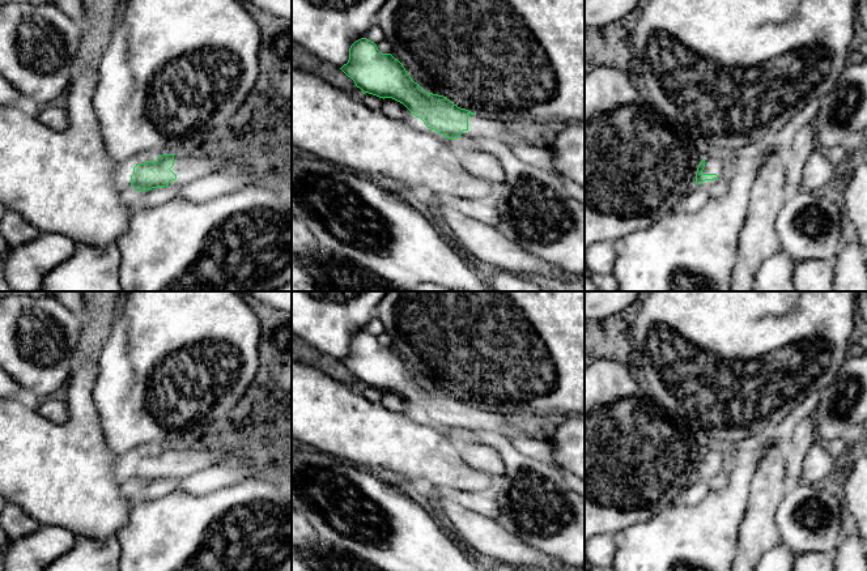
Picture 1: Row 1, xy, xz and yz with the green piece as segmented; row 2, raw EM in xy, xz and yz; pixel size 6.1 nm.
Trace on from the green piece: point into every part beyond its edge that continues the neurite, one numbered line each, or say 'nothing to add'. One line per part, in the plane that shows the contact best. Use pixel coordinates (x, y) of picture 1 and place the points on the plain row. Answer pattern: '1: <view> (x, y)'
1: yz (717, 456)

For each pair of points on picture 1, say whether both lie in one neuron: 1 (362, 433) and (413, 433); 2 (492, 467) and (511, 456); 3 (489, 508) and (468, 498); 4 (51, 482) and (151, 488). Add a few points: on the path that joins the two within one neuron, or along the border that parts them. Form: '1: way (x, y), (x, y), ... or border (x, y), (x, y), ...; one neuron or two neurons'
1: way (375, 433), (400, 433); one neuron
2: border (479, 442), (491, 444), (501, 456), (501, 480); two neurons
3: way (484, 503), (474, 501); one neuron
4: border (131, 493), (134, 502); two neurons

